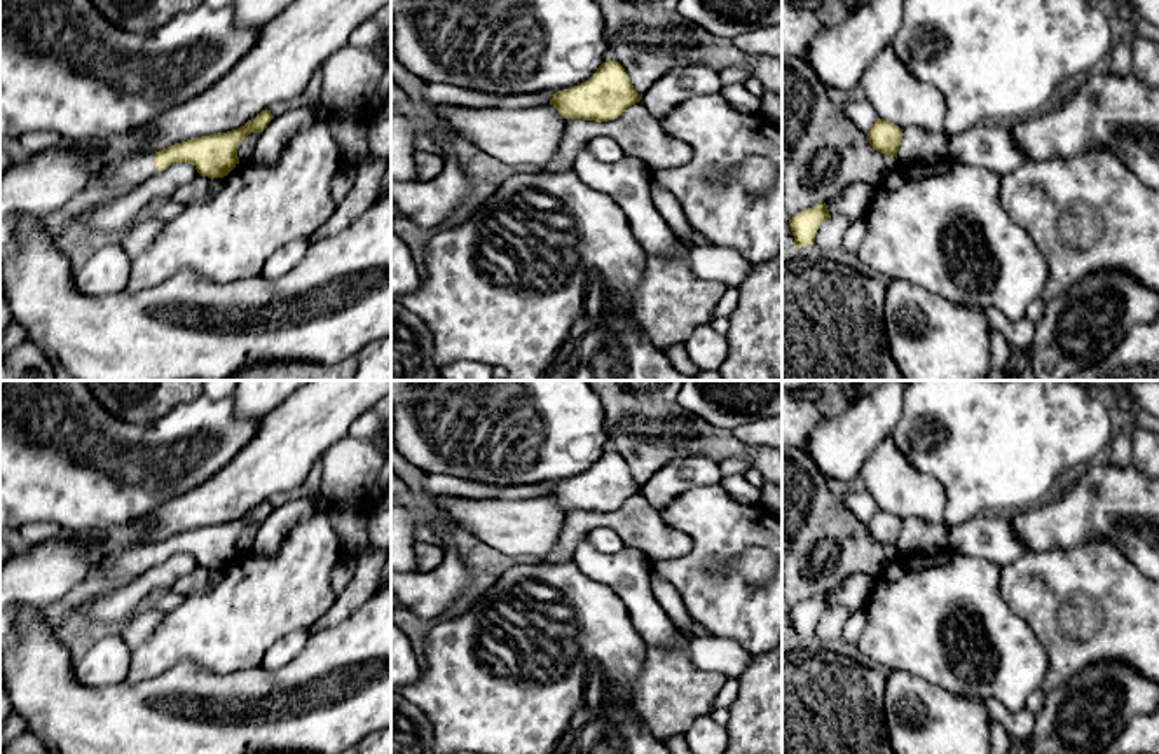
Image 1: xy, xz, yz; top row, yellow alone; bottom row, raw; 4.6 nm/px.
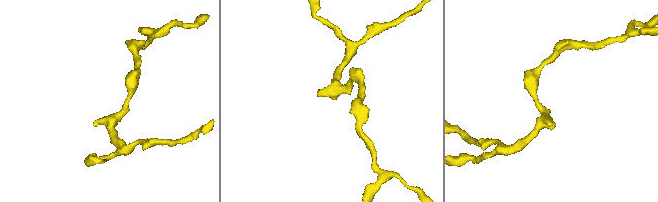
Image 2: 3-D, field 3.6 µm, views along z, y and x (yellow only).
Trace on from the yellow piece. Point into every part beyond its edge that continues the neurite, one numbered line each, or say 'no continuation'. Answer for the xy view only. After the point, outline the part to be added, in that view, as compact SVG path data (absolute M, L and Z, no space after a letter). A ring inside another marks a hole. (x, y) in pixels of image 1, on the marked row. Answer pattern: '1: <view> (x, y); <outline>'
1: xy (131, 171); M140 152L120 161L115 169L73 195L65 206L40 218L42 227L52 237L65 232L75 220L94 208L129 192L145 180L159 175L154 166L155 152Z

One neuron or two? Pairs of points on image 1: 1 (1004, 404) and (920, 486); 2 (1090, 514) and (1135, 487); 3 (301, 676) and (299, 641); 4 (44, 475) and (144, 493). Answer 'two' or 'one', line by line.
1: two
2: one
3: two
4: one

